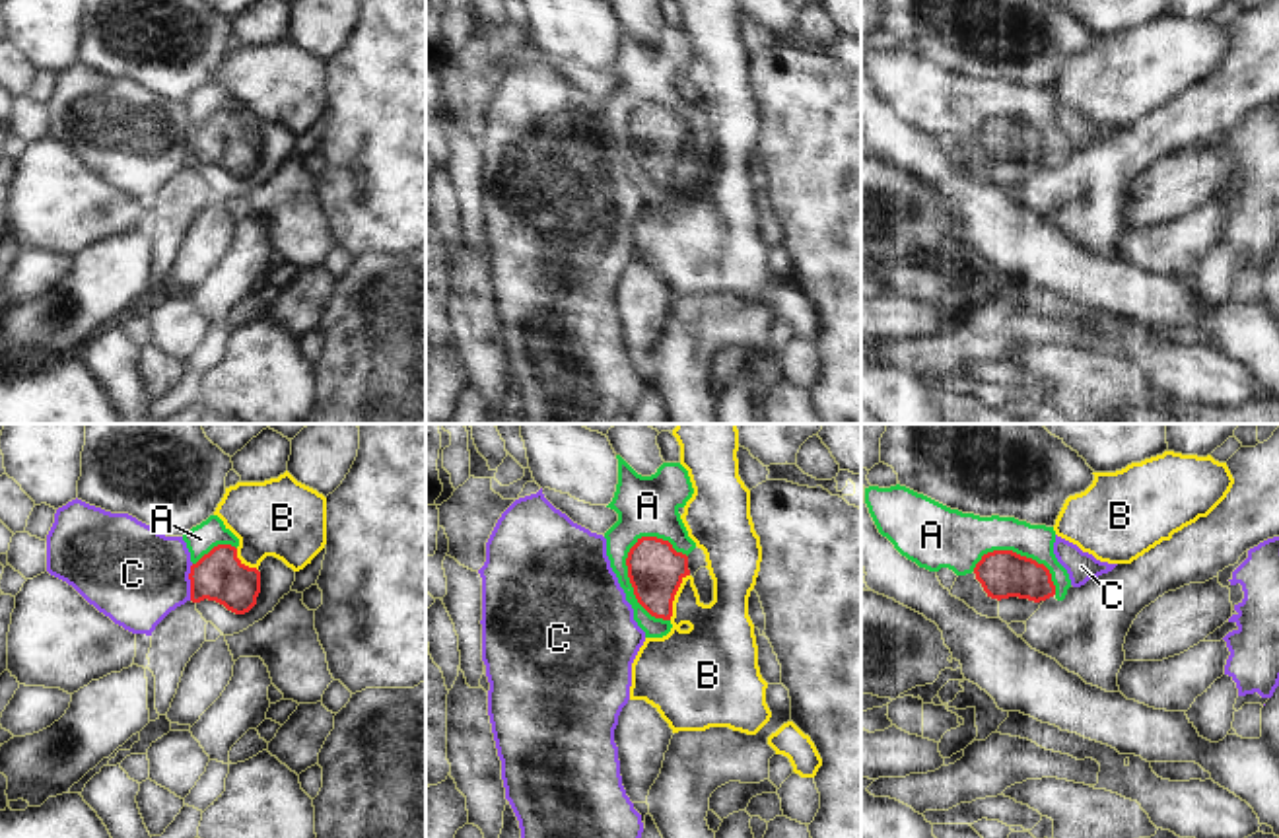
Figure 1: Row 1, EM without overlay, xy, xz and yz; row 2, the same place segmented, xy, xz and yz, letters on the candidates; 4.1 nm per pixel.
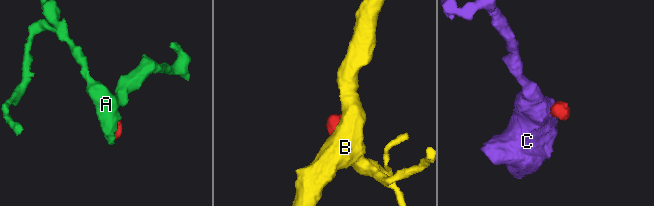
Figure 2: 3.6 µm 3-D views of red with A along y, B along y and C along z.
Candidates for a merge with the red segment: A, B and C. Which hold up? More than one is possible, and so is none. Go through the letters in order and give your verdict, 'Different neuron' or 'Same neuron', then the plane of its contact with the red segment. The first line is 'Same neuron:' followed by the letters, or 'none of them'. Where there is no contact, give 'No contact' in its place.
Same neuron: A
A: Same neuron. Touches red in xz
B: Different neuron. Touches red in xz
C: Different neuron. Touches red in xy

